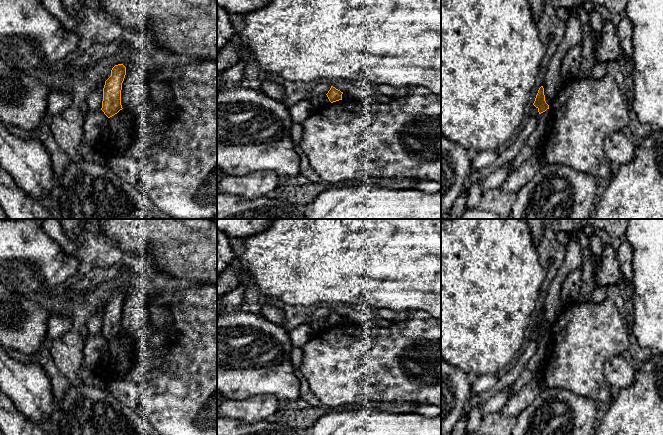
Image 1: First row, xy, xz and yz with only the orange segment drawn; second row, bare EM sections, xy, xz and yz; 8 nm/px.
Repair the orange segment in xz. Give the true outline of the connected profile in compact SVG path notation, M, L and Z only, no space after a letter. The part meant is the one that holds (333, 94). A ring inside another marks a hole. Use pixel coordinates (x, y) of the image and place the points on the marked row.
M331 86L330 90L328 91L328 93L326 95L327 95L329 101L331 103L333 103L333 102L342 100L342 94L343 94L343 92L341 92L340 90Z

